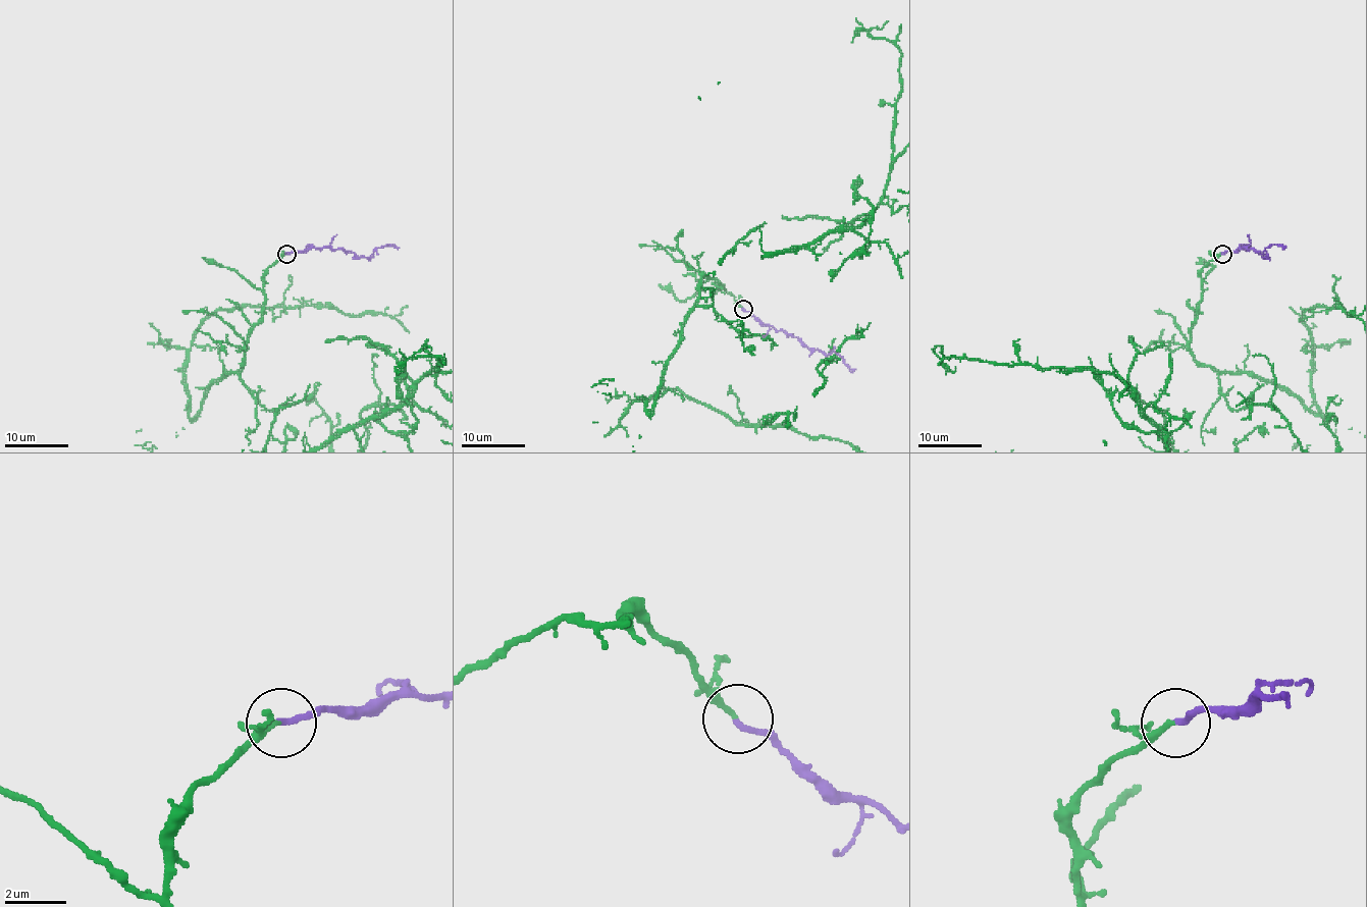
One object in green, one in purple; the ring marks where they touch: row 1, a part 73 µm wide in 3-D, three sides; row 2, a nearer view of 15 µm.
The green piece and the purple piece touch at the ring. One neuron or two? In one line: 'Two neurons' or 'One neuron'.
One neuron

